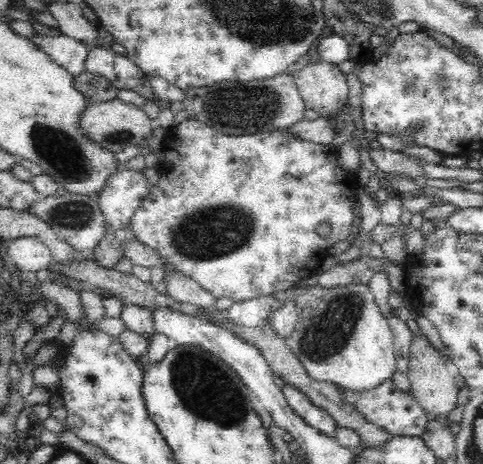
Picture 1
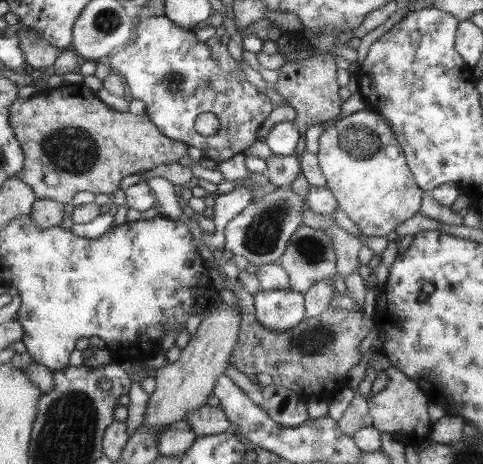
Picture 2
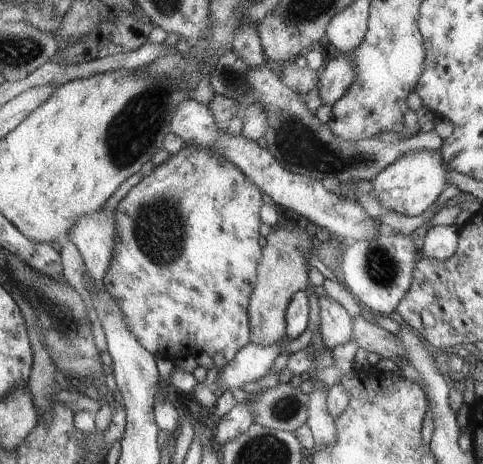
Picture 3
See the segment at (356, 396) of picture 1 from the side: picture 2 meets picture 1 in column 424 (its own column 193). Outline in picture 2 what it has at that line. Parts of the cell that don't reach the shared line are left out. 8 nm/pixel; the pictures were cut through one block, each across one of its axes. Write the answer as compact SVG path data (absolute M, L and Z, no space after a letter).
M203 406L201 410L195 410L187 418L187 422L191 422L191 426L195 428L195 434L199 434L199 438L233 432L233 422L229 420L227 410L223 410L221 406L217 406L217 408Z

